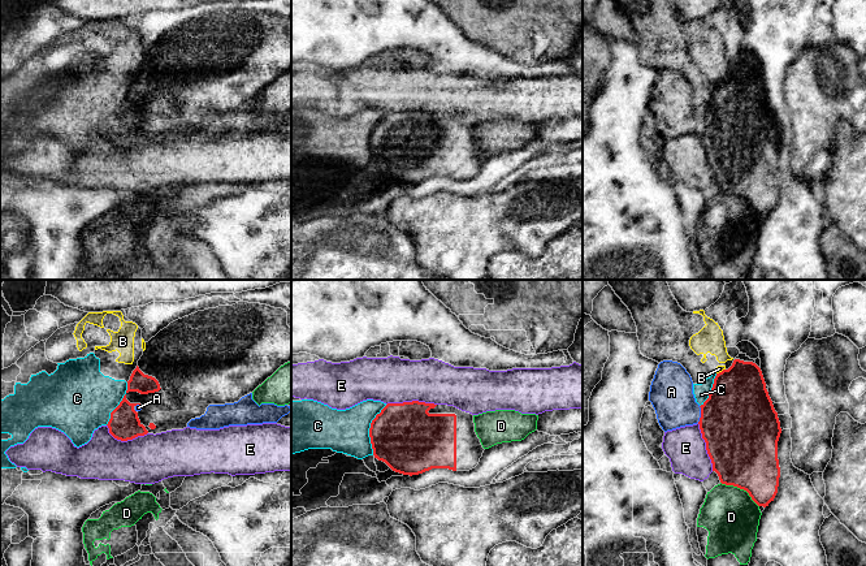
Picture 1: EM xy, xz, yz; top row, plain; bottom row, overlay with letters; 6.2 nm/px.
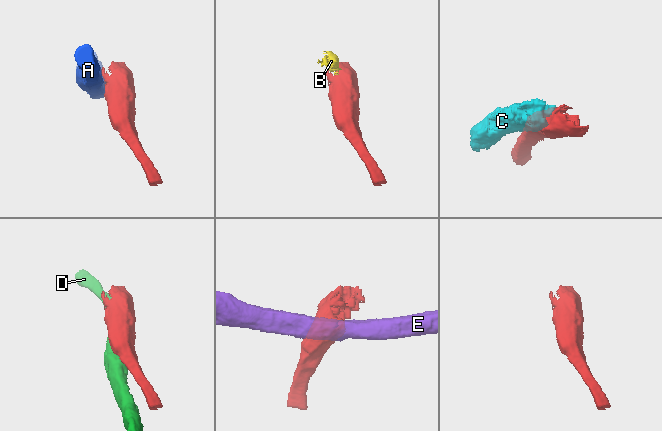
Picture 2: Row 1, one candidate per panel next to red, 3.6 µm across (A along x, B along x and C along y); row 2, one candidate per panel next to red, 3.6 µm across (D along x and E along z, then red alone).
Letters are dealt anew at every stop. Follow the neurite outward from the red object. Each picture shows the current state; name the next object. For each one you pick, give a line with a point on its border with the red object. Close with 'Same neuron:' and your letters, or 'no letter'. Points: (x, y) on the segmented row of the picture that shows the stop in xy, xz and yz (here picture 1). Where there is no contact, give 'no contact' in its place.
Same neuron: no letter

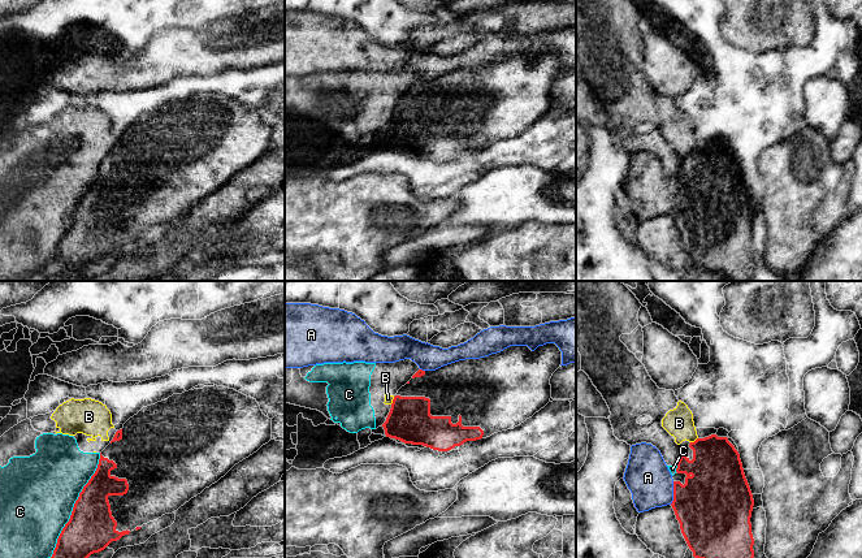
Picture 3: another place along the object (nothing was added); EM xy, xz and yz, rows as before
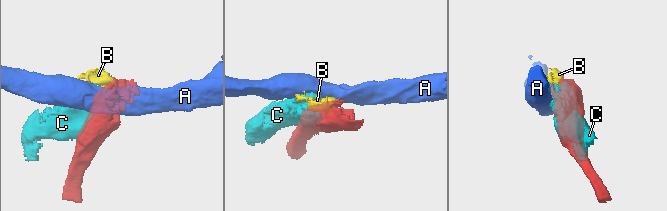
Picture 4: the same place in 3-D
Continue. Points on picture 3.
Same neuron: no letter

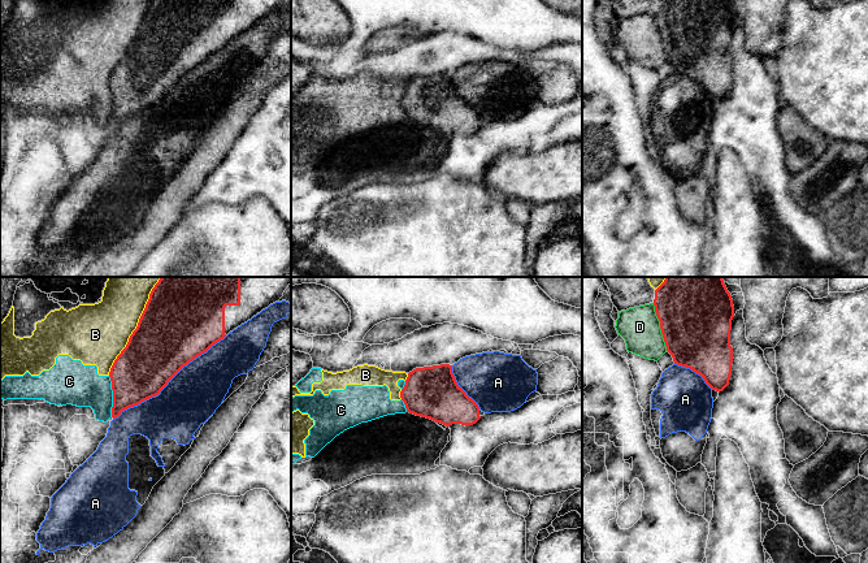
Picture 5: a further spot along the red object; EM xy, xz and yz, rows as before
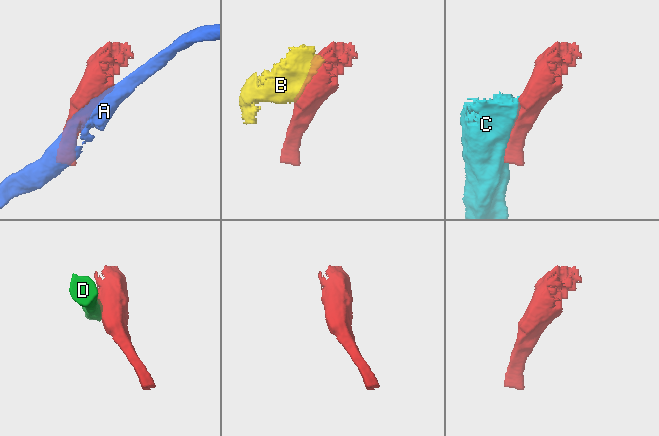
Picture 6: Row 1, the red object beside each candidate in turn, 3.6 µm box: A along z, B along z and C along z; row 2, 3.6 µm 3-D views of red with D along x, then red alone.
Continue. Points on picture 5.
Same neuron: no letter

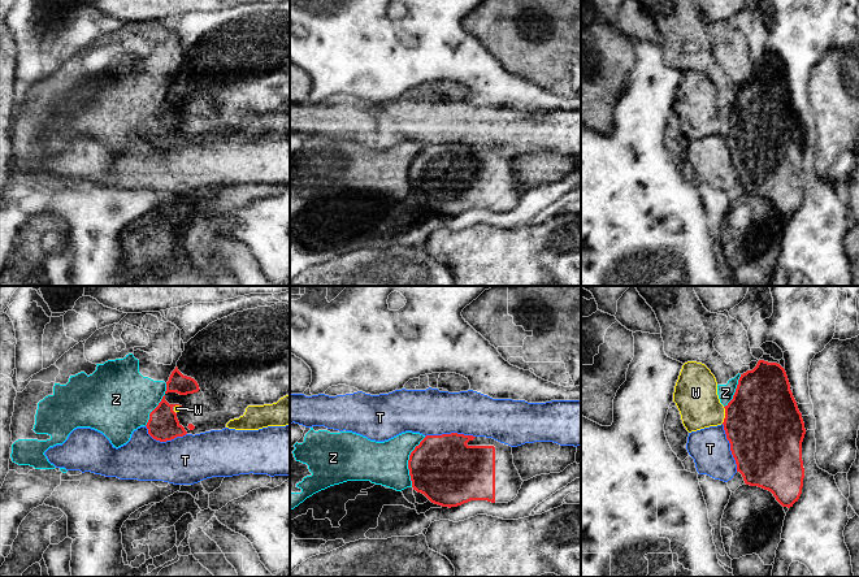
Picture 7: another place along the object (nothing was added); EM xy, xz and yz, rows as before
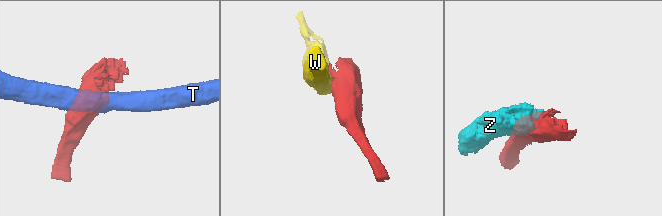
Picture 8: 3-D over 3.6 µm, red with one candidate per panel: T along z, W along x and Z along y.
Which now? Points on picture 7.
Same neuron: no letter

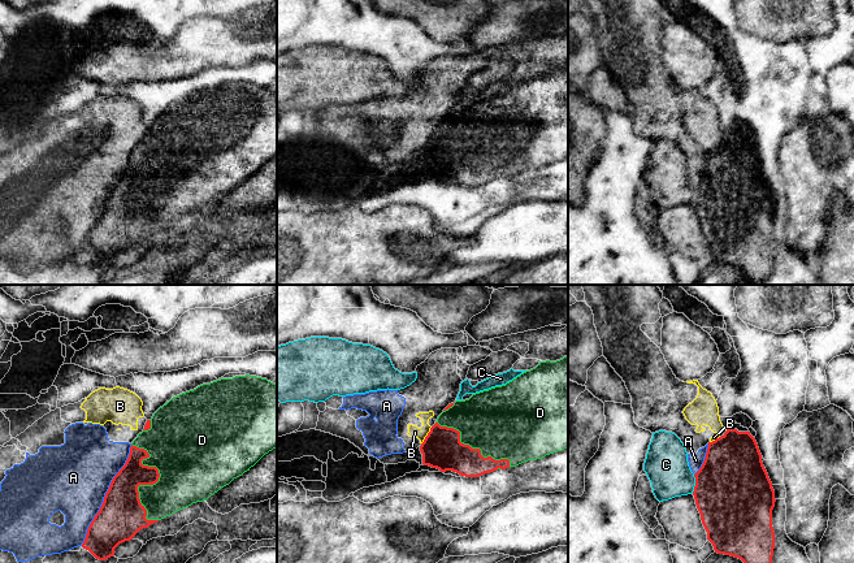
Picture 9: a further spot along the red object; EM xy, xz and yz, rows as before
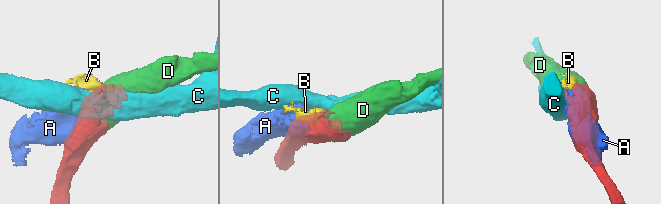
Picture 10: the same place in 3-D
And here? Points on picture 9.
D: contact xy (152, 484)
Same neuron: D

